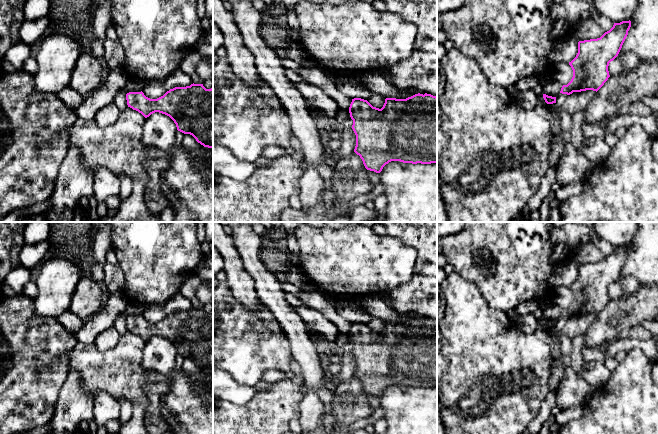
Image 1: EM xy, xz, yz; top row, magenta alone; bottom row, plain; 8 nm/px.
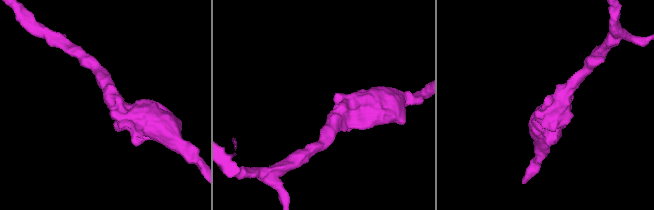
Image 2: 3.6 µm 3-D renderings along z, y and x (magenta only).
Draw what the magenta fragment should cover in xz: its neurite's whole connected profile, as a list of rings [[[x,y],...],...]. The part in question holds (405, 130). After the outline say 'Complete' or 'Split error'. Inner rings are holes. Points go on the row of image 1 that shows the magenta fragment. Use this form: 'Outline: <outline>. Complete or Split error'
Outline: [[[415,94],[406,99],[386,98],[381,109],[373,107],[367,100],[354,98],[349,107],[356,135],[354,152],[360,156],[367,170],[380,173],[391,161],[412,164],[437,163],[437,97],[431,94]]]. Complete

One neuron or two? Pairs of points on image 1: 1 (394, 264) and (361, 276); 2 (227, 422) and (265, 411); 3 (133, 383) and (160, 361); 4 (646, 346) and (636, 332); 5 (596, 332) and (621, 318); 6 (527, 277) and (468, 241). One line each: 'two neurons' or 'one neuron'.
1: one neuron
2: one neuron
3: two neurons
4: two neurons
5: one neuron
6: one neuron

